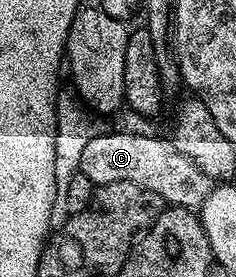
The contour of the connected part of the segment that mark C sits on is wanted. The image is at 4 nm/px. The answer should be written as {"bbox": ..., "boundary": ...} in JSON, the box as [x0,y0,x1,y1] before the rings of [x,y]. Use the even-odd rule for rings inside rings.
{"bbox":[79,130,214,209],"boundary":[[[105,130],[88,141],[82,152],[79,174],[90,177],[93,185],[110,181],[130,181],[158,193],[158,197],[173,207],[199,209],[211,193],[214,181],[186,153],[176,148],[171,138],[159,139],[156,135],[135,135],[132,131]]]}

